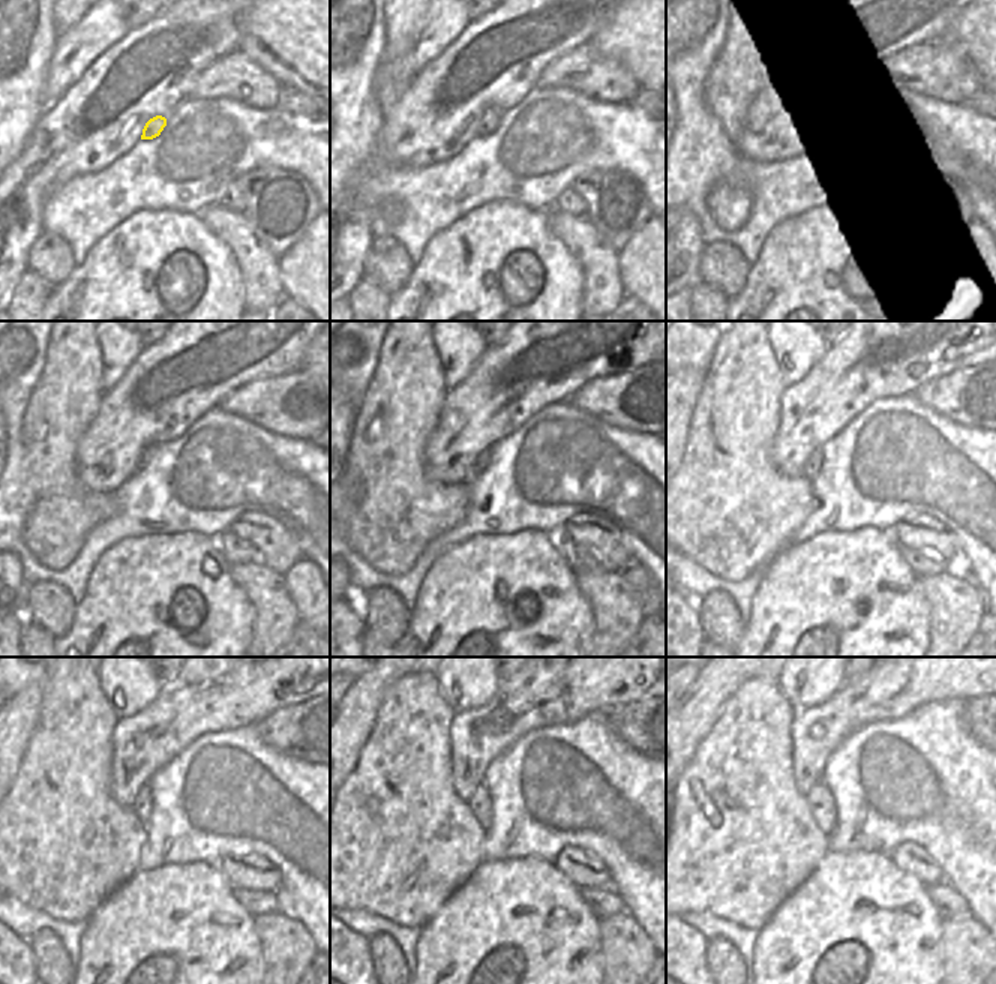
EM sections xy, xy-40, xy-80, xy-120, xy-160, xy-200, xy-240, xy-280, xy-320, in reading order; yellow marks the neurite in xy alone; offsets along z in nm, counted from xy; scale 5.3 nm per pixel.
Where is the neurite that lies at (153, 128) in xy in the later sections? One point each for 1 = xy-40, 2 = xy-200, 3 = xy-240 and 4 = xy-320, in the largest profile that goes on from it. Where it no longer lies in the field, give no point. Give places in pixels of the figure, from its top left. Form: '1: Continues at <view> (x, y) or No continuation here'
1: Continues at xy-40 (489, 122)
2: Continues at xy-200 (815, 462)
3: Continues at xy-240 (141, 806)
4: Continues at xy-320 (821, 803)

